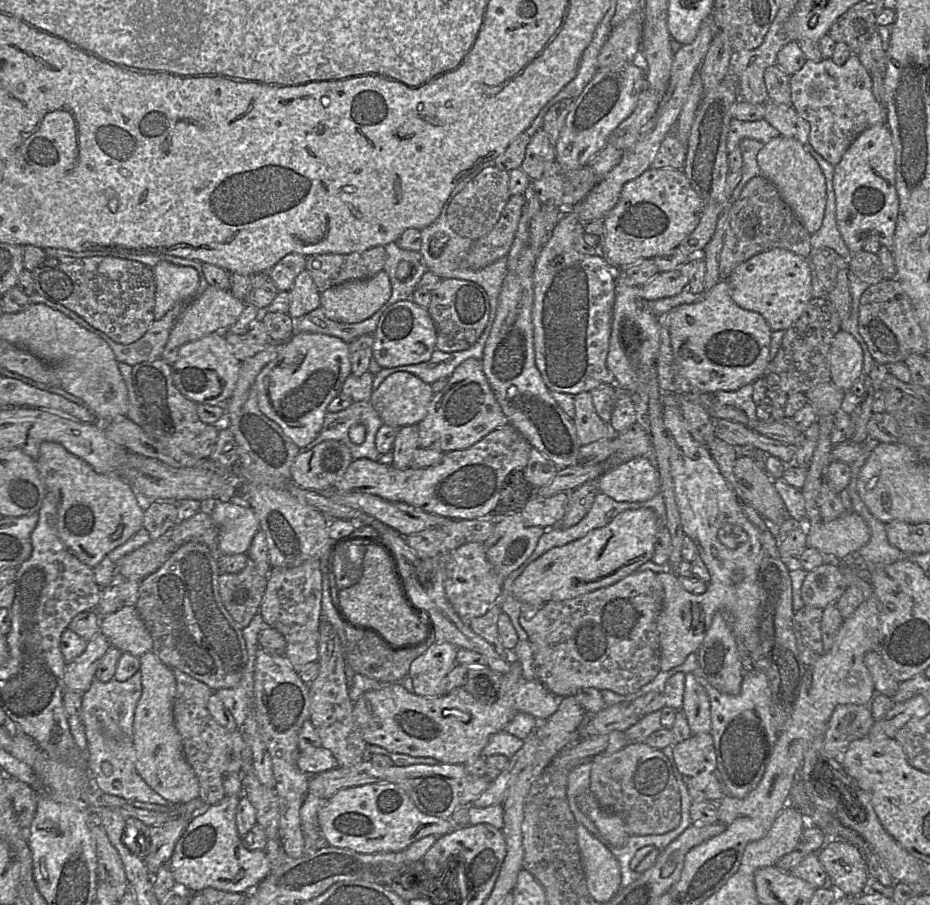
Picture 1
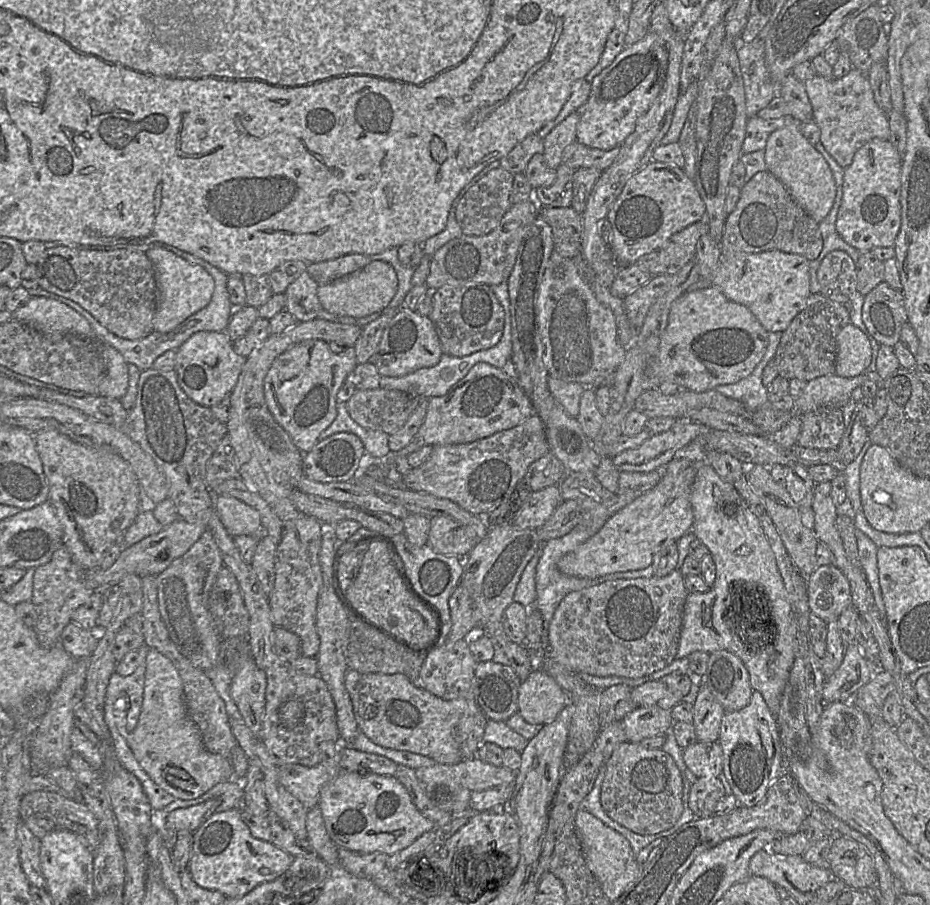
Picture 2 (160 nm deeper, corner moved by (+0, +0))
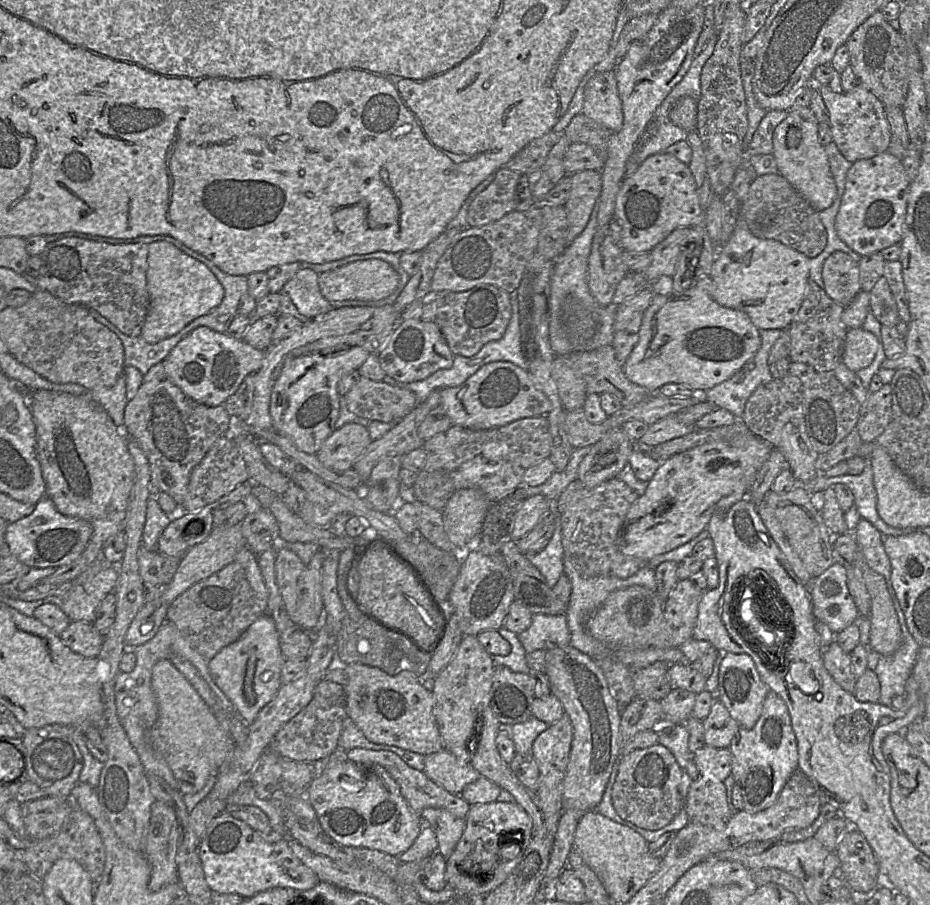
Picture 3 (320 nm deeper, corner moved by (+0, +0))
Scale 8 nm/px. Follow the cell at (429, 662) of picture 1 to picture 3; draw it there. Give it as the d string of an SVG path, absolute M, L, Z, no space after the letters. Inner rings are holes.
M465 635L452 660L433 678L433 715L443 748L464 763L471 762L478 748L479 720L490 703L494 668L491 655L477 637Z

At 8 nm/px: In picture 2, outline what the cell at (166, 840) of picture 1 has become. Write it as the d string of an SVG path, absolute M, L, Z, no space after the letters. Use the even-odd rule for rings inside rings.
M213 798L195 806L176 809L168 813L164 820L167 838L180 830L193 833L216 812L220 803L220 799Z

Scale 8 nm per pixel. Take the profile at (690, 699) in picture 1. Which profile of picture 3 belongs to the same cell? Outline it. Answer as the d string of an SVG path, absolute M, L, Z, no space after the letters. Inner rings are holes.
M715 698L709 715L702 720L704 742L713 748L729 748L740 725L734 720L724 704Z

